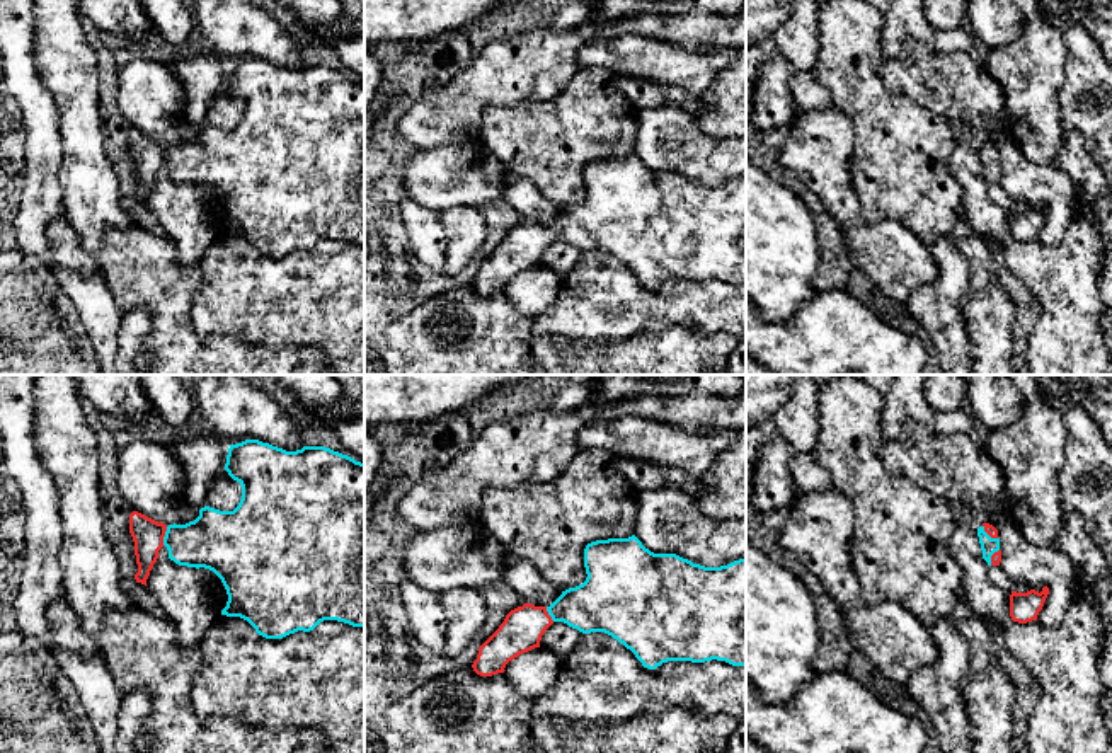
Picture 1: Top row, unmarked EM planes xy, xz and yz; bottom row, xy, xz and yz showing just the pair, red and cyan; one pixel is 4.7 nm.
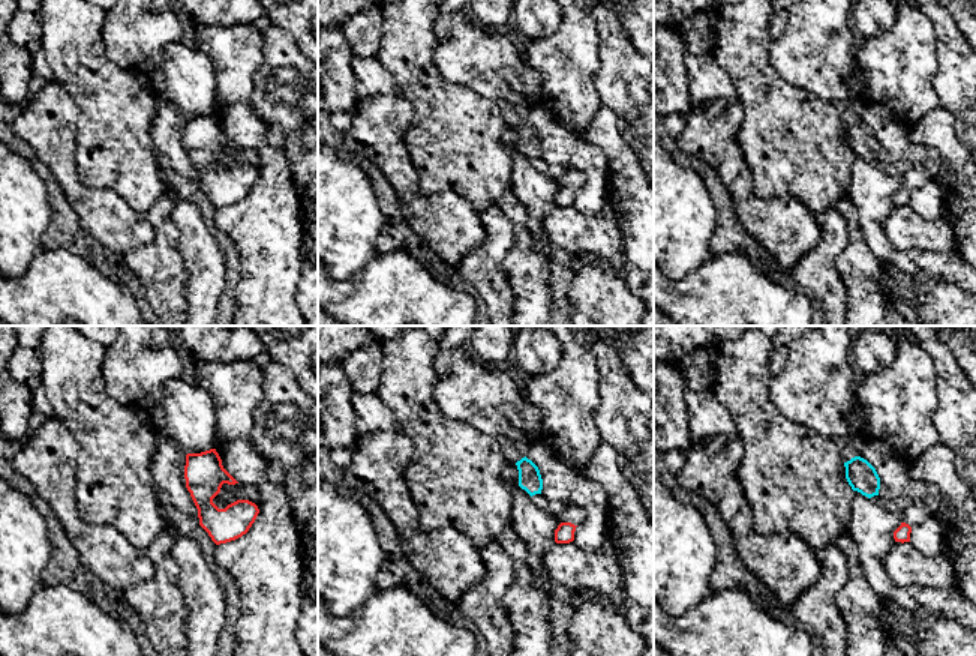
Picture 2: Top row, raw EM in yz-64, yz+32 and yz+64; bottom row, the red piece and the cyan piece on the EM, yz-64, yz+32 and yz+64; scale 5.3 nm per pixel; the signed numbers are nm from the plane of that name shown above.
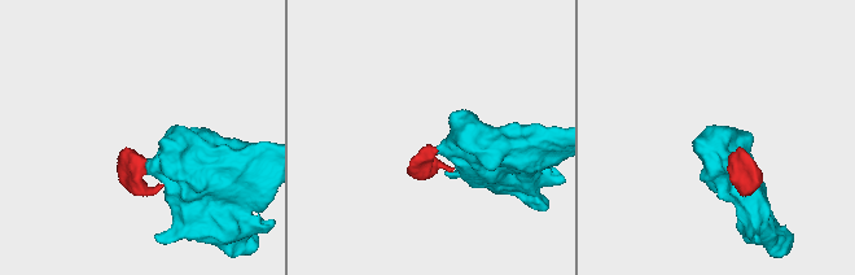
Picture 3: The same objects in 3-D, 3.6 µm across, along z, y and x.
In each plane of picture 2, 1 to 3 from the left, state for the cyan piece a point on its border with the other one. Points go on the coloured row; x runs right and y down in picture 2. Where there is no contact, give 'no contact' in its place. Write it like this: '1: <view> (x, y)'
1: no contact
2: no contact
3: no contact

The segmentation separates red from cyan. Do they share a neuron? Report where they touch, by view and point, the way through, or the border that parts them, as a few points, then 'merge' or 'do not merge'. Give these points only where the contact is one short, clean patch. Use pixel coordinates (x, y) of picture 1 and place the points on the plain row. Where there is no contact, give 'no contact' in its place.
contact xy (164, 154); way xy (147, 152), (164, 154), (181, 159), (217, 159); merge

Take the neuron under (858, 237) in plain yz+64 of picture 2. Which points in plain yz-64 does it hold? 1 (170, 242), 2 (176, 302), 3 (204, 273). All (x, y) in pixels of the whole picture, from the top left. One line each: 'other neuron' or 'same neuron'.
1: other neuron
2: other neuron
3: same neuron

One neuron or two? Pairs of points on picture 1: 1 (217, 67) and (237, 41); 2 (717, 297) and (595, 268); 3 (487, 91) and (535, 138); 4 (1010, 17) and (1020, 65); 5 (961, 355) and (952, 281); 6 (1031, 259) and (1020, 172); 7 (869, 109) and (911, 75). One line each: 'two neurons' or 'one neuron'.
1: two neurons
2: one neuron
3: two neurons
4: two neurons
5: one neuron
6: two neurons
7: two neurons

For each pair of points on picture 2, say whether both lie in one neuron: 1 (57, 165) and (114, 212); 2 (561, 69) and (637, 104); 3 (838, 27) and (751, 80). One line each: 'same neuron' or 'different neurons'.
1: same neuron
2: different neurons
3: different neurons

